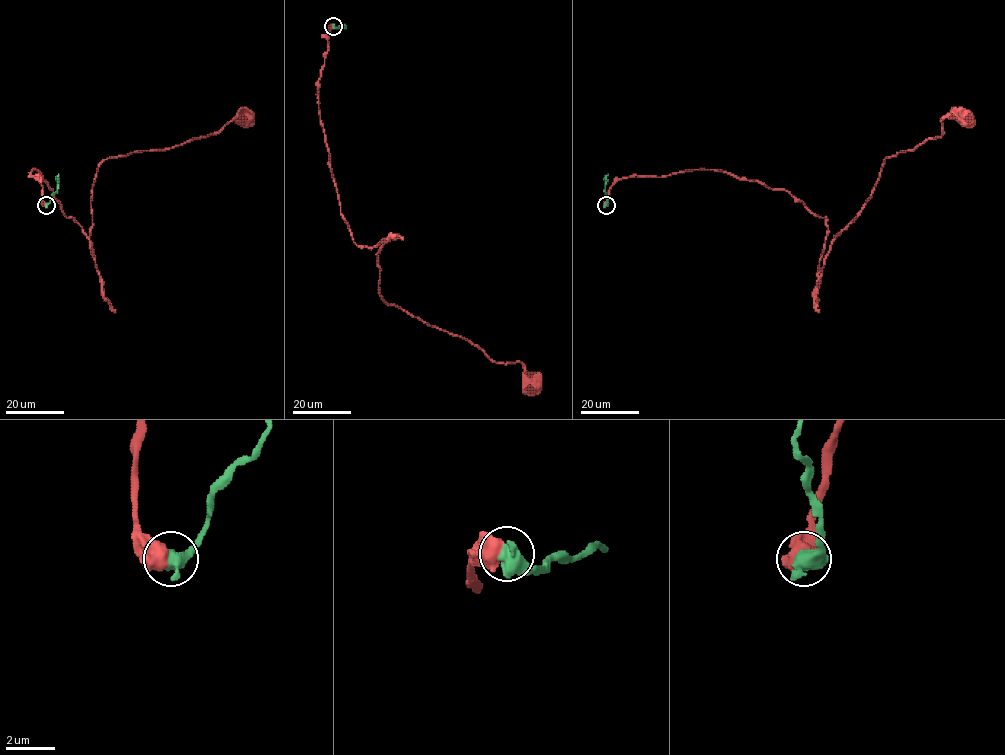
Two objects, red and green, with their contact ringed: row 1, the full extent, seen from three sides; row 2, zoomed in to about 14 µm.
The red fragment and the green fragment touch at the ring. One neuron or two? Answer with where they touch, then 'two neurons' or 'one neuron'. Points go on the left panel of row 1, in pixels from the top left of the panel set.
place (46, 205); two neurons

